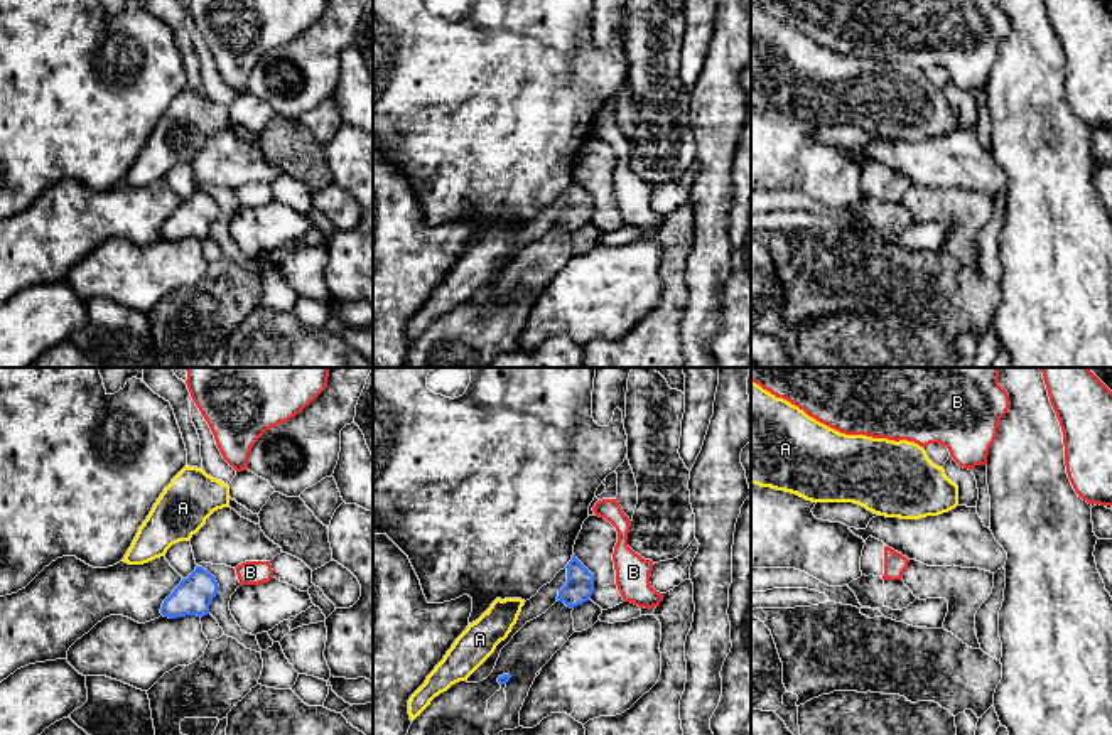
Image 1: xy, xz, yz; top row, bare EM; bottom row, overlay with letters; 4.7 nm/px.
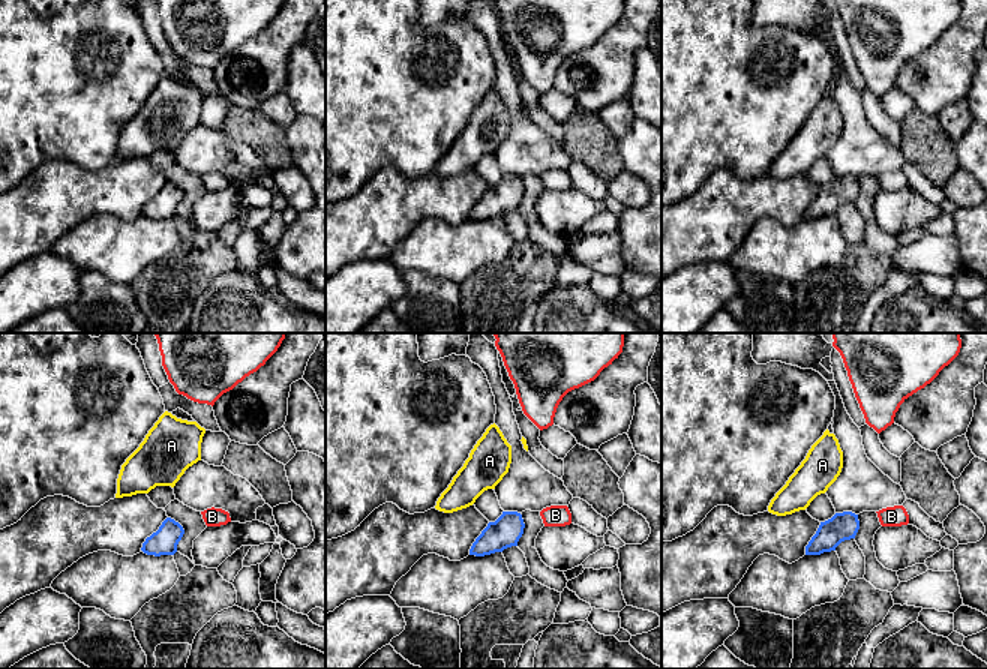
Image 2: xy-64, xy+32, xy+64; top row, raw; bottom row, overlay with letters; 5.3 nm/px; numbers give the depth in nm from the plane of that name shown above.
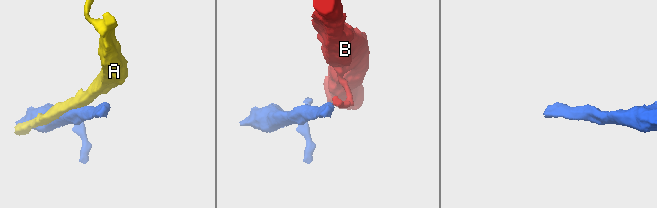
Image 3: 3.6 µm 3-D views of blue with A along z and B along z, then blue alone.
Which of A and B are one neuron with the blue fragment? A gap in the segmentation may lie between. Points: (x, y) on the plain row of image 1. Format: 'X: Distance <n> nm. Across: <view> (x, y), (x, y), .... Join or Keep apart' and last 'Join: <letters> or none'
A: Distance 110 nm. Across: xz (500, 299), (485, 282). Keep apart
B: Distance 100 nm. Across: xy (218, 208), (238, 201). Keep apart
Join: none

